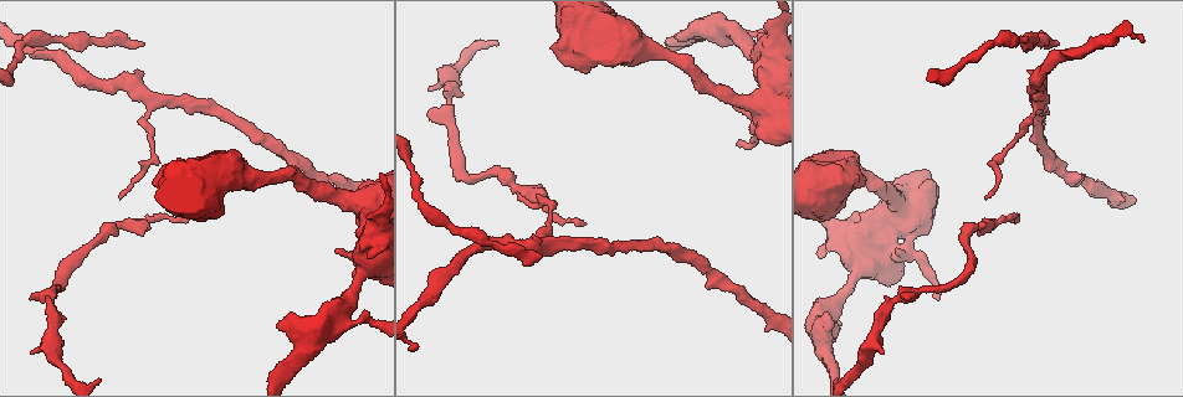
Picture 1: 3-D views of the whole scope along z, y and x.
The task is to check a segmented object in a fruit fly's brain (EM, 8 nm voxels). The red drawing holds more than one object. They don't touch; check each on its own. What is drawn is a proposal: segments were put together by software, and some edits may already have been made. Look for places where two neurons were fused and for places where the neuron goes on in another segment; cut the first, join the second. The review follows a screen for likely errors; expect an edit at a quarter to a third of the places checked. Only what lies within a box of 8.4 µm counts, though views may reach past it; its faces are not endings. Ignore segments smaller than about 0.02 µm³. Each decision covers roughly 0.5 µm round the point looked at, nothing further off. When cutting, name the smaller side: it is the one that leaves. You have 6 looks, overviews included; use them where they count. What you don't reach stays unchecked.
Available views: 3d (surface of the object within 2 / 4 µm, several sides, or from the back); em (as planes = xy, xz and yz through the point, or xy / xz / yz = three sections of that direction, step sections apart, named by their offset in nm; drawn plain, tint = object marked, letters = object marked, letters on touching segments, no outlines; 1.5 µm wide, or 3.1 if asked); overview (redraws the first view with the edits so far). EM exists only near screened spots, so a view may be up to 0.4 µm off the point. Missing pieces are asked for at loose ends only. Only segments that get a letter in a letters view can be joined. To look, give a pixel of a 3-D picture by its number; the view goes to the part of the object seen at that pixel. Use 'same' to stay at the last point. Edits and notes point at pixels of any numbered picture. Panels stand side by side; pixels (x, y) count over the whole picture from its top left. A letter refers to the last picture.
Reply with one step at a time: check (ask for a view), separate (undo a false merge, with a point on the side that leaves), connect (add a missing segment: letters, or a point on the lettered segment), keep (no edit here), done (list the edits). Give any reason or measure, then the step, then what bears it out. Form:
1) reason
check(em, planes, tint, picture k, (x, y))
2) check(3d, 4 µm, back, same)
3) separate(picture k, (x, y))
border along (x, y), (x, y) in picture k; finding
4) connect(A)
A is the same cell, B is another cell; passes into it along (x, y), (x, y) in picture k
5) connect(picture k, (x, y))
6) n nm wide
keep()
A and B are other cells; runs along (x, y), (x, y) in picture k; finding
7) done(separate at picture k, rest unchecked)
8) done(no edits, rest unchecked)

check(em, planes, letters, picture 1, (1035, 102))

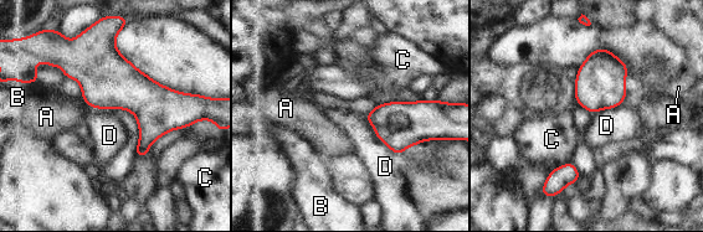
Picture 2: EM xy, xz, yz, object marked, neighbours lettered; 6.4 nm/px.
keep()
A, B, C and D are other cells; border along (363, 116), (375, 135), (400, 158) in picture 2; one neuron here

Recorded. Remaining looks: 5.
branch stops here
check(3d, 2 µm, picture 1, (1018, 218))

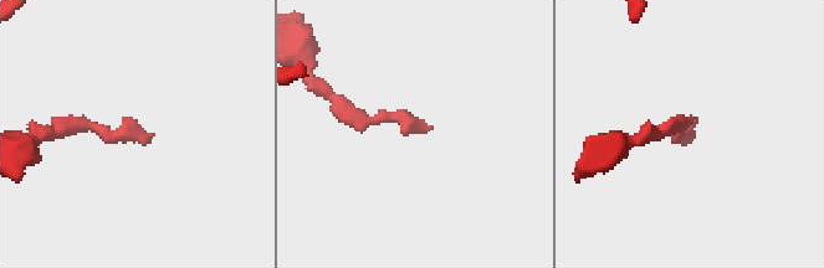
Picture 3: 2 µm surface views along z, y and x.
need the tissue
check(em, xz, step 8, letters, picture 3, (429, 125))

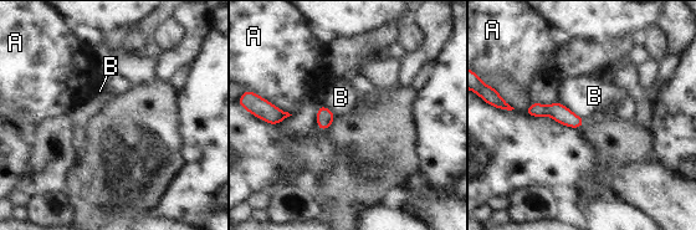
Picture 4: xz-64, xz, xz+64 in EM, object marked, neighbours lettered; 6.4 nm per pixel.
A touches over 200 nm
keep()
A and B are other cells; border along (559, 102), (584, 119) in picture 4; no lettered segment goes on from it

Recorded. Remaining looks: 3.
free end
check(em, planes, plain, picture 1, (762, 140))

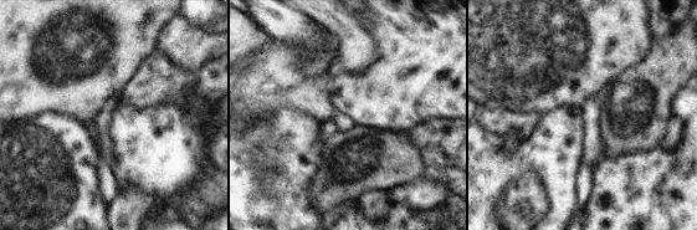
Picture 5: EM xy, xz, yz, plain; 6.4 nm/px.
check(em, planes, tint, same)

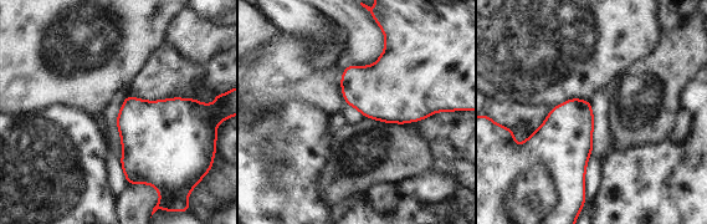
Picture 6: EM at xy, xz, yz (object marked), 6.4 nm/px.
check(em, planes, letters, same)

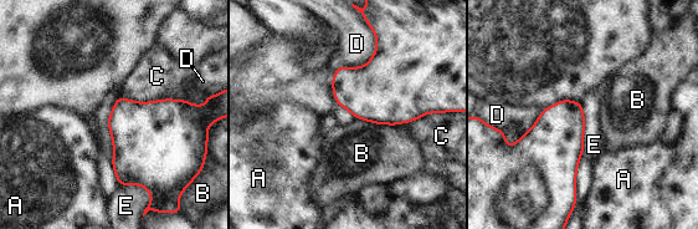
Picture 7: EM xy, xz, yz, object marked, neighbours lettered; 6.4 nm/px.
keep()
A, B, C, D and E are other cells; border along (107, 126), (113, 149), (111, 161) in picture 7; none of them fits

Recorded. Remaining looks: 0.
done(no edits, rest unchecked)

